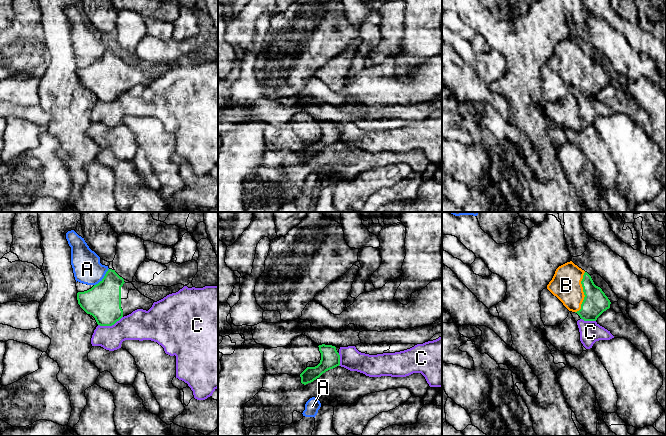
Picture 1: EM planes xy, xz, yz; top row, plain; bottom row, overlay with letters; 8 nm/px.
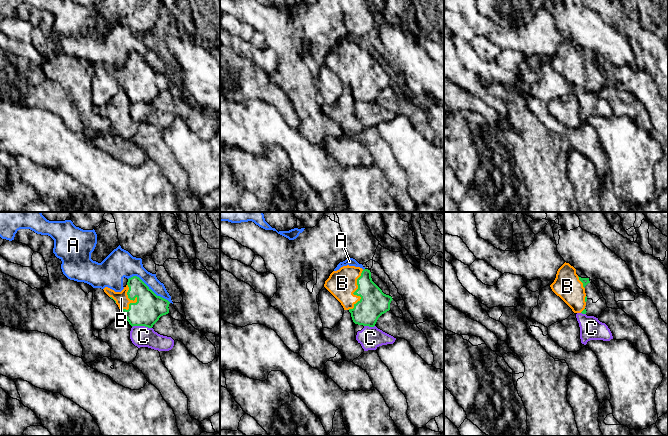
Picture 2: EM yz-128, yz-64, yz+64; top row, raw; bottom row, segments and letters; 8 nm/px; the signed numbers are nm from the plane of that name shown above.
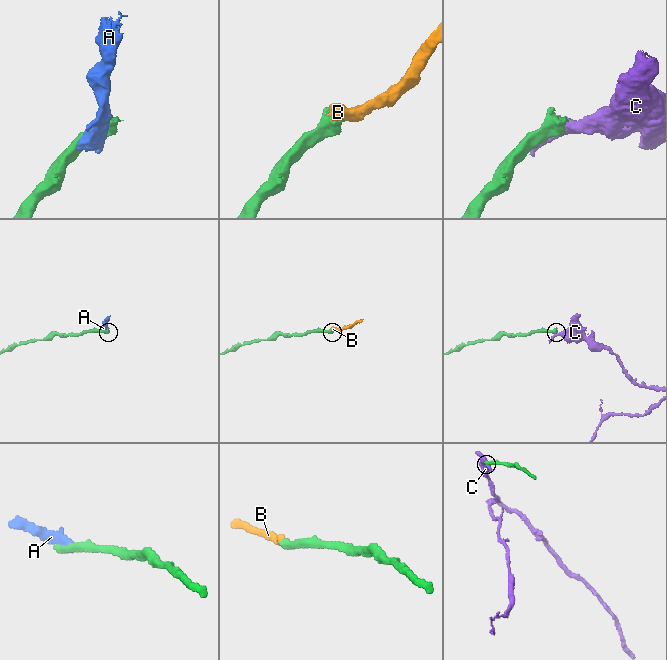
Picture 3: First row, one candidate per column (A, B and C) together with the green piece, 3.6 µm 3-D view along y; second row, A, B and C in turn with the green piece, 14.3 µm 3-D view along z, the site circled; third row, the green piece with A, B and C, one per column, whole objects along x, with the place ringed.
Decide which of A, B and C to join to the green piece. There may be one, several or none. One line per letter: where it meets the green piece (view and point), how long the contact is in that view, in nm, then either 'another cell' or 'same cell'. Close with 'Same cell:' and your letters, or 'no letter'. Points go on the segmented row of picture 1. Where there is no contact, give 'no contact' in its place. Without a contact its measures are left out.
A: xy (104, 277) | 180 nm | another cell
B: yz (584, 293) | 340 nm | same cell
C: xy (110, 325) | 220 nm | another cell
Same cell: B

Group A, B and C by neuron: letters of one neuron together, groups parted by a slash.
A / B / C

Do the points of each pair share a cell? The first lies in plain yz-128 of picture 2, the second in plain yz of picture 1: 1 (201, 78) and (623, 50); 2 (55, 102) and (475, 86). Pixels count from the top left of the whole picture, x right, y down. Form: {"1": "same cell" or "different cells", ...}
{"1": "same cell", "2": "same cell"}

